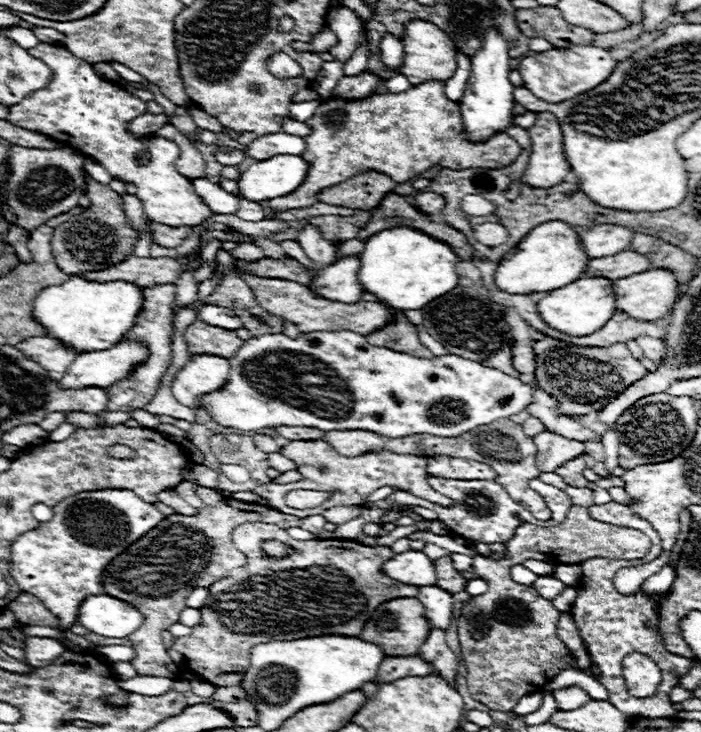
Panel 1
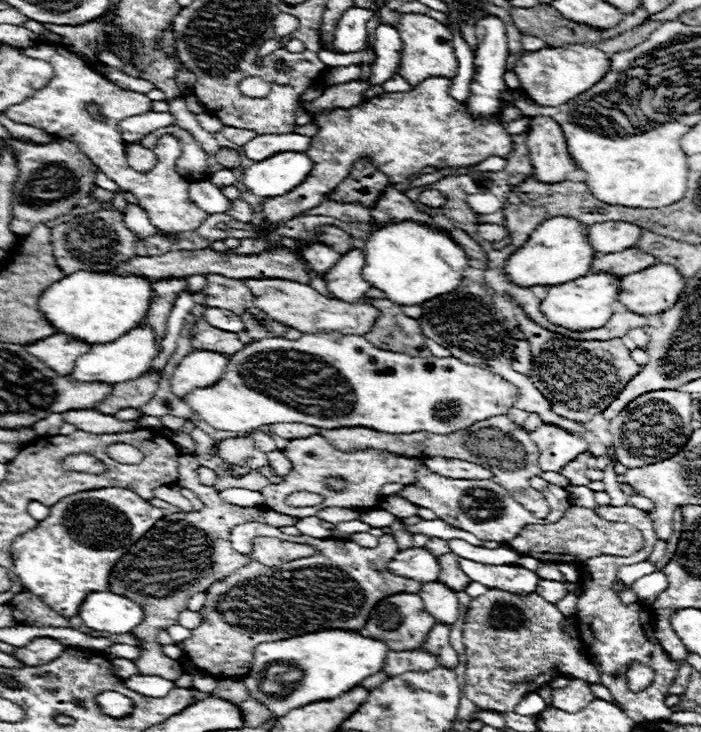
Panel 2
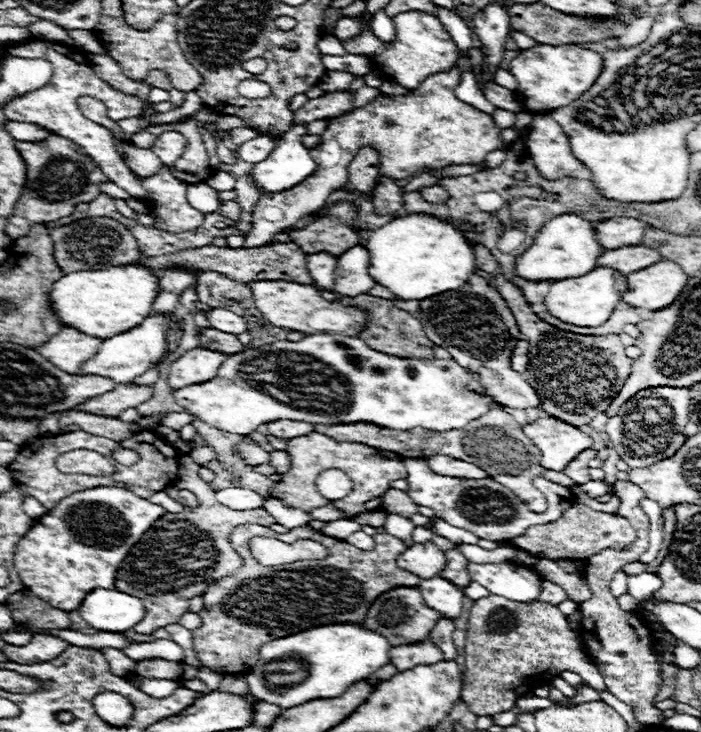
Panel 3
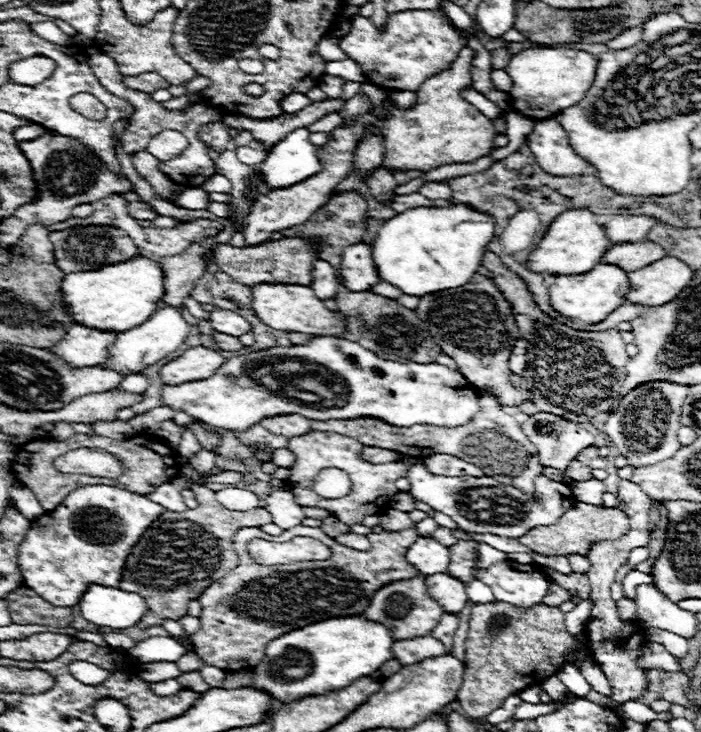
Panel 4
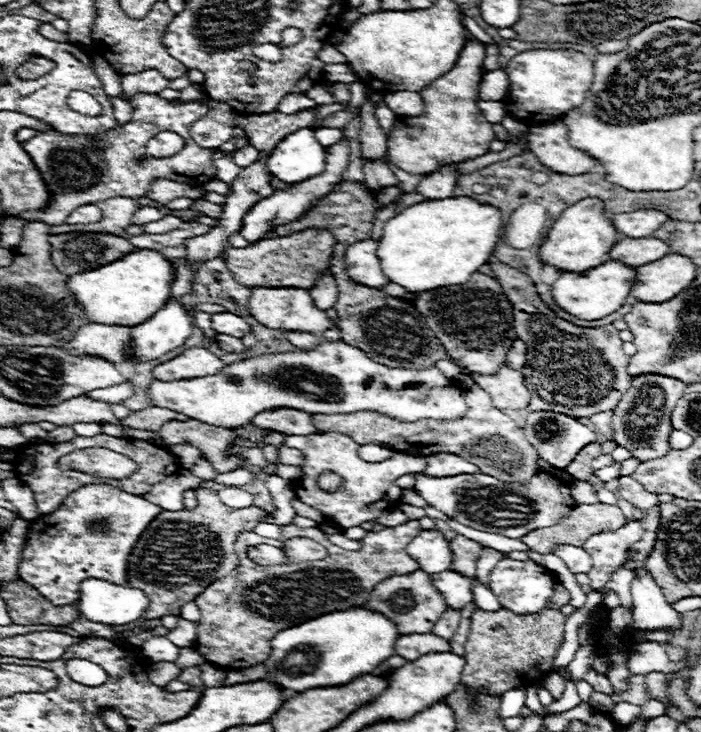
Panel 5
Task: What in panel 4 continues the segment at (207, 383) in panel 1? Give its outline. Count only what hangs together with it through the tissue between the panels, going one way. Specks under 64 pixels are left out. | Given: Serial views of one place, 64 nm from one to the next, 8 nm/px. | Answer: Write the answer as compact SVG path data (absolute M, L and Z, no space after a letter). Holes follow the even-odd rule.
M196 346L196 348L186 350L176 360L168 362L160 370L160 376L162 376L164 384L170 384L170 386L192 382L192 380L204 380L208 376L214 376L216 370L224 362L226 360L218 352L202 348L202 346Z

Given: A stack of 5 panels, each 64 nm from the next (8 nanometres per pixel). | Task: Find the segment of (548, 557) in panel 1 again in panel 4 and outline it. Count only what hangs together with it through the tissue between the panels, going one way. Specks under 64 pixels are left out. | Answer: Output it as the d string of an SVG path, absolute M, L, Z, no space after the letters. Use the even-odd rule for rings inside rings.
M576 502L558 520L558 524L532 528L532 532L526 532L522 538L518 538L518 542L528 546L532 552L542 554L542 556L568 556L568 554L582 554L582 556L586 556L594 542L620 538L628 530L630 530L628 516L620 508L598 508L598 506L592 506L592 504Z

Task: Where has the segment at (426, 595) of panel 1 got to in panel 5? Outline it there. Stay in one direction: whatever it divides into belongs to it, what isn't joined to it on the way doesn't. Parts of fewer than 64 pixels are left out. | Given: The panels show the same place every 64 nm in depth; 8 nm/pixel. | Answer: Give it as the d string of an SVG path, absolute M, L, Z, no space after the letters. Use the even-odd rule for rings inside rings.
M446 570L440 574L432 574L432 584L438 588L438 592L444 596L448 608L456 608L462 610L466 604L472 602L472 578L464 578L458 572Z

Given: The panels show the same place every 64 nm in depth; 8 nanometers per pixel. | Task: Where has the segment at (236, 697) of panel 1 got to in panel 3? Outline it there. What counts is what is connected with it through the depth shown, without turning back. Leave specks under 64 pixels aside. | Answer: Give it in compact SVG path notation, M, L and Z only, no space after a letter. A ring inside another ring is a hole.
M226 674L226 676L222 678L218 690L228 692L228 694L244 696L244 694L248 694L248 684L244 682L244 676L232 676L232 674Z

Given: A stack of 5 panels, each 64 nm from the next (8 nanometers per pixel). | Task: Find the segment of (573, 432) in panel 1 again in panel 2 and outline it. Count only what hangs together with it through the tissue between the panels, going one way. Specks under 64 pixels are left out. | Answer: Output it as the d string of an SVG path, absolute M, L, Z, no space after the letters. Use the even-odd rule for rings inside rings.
M464 280L460 288L424 302L422 310L424 310L424 314L420 318L420 326L428 338L432 338L440 346L448 348L452 352L452 356L456 356L458 360L472 364L472 366L476 364L478 368L484 368L490 372L496 372L520 388L522 398L516 402L516 408L538 414L544 424L556 424L556 426L560 426L568 432L576 432L576 434L586 432L586 428L582 424L556 416L548 404L548 398L544 398L544 394L534 388L534 384L528 380L528 376L524 376L512 368L512 350L516 344L516 338L514 338L516 328L512 328L504 320L504 316L494 306L494 300L486 294L486 288L482 288L480 284L476 284L472 280Z

